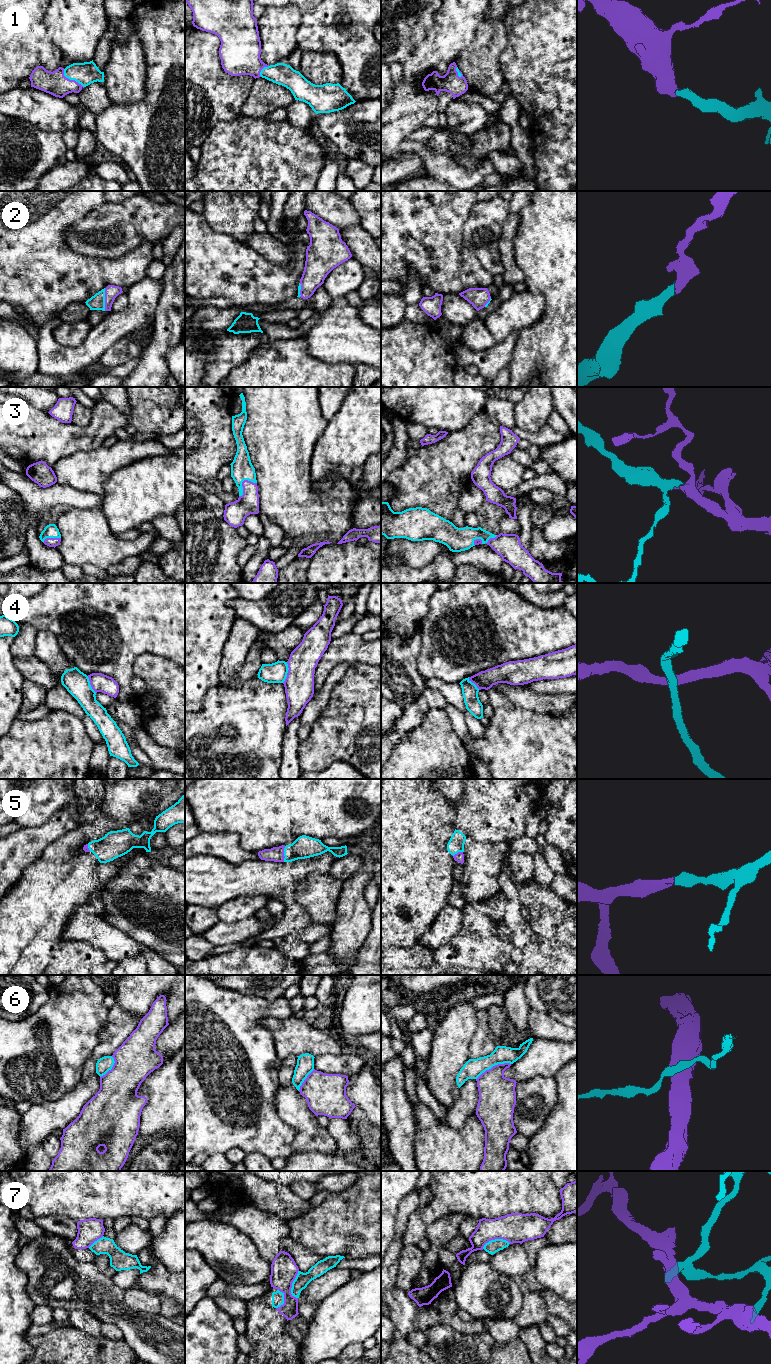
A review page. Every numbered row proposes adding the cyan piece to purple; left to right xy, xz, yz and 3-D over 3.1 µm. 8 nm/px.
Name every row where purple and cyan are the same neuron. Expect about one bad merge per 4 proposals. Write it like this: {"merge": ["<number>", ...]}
{"merge": ["1", "2", "3", "5", "6"]}

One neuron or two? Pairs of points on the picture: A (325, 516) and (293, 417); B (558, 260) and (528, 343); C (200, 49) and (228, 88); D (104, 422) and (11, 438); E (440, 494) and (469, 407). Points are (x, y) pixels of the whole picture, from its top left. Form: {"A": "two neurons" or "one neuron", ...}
{"A": "one neuron", "B": "one neuron", "C": "one neuron", "D": "one neuron", "E": "two neurons"}

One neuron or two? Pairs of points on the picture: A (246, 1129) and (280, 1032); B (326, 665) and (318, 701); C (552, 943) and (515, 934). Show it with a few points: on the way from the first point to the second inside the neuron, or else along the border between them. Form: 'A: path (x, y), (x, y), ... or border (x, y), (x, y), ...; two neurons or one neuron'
A: border (263, 1027), (271, 1032), (275, 1053), (280, 1060); two neurons
B: border (333, 668), (324, 684), (314, 693); two neurons
C: border (521, 916), (532, 931), (531, 939), (523, 949); two neurons

